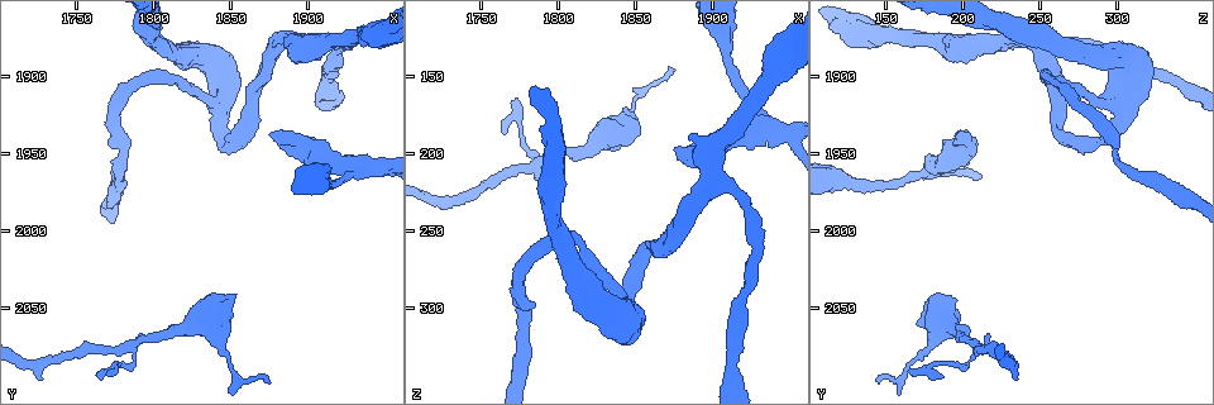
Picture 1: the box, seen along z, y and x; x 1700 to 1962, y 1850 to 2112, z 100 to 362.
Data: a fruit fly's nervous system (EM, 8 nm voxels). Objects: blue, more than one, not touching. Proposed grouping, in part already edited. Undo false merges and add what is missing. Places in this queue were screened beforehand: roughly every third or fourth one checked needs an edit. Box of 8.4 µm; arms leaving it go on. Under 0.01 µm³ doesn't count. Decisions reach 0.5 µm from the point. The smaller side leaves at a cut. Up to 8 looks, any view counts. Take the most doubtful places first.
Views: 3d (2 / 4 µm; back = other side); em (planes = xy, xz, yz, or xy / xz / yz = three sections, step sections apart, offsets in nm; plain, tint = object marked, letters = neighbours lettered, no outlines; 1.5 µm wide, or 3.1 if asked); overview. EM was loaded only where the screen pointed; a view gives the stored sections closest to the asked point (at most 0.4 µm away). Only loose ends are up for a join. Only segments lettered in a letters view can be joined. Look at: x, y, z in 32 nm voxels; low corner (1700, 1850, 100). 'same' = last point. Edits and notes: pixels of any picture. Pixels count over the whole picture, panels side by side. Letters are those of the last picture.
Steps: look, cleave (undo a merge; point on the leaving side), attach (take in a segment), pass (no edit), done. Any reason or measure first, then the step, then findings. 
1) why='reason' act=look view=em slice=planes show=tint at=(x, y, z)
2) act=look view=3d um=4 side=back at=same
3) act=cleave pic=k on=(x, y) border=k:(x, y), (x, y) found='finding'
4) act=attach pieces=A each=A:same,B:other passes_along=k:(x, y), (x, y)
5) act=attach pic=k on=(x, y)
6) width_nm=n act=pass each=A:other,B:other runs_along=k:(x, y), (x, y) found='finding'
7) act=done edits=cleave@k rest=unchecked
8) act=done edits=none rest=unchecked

why='small branch off a trunk' act=look view=em slice=xz step=8 show=tint at=(1844, 1916, 302)

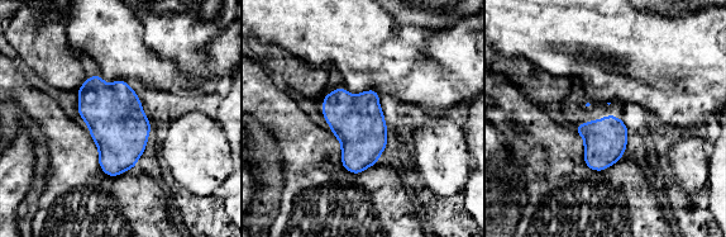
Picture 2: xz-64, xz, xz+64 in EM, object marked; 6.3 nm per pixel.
why='cut it another way' act=look view=em slice=planes show=letters at=same

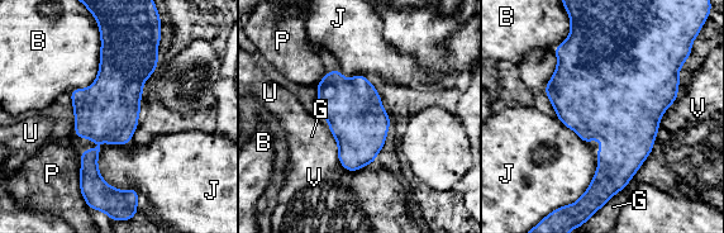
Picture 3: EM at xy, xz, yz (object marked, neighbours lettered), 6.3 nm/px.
width_nm=360 act=pass each=B:other,G:other,J:other,P:other,U:other,V:other border=3:(95, 17), (99, 74), (68, 91) found='one cell here'

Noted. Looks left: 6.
why='looks like a crossing' act=look view=3d um=2 at=(1930, 1960, 178)

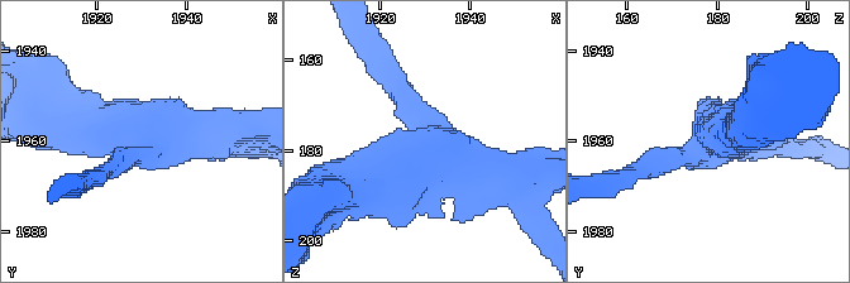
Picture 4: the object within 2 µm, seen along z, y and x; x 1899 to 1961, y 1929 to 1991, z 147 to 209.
arms=4 why='need the tissue' act=look view=em slice=planes show=plain at=(1932, 1958, 179)

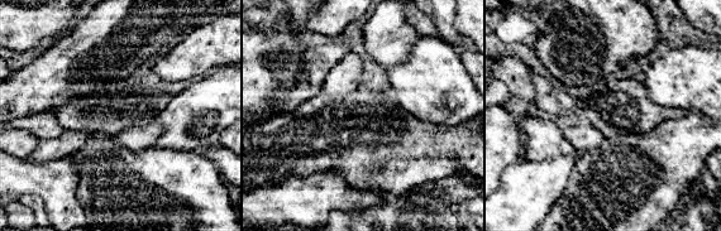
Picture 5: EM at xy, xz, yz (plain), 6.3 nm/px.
act=look view=em slice=planes show=letters at=same

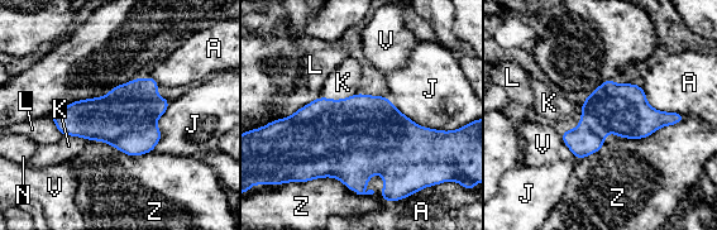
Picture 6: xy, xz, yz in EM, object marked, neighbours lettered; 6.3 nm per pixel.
width_nm=320 act=cleave pic=6 on=(139, 143) each=A:other,J:other,K:other,L:other,N:other,V:other,Z:other border=6:(153, 124), (105, 142) found='two cells meet here'

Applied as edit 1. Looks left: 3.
why='sharp bend' act=look view=em slice=planes show=letters at=(1784, 2074, 208)

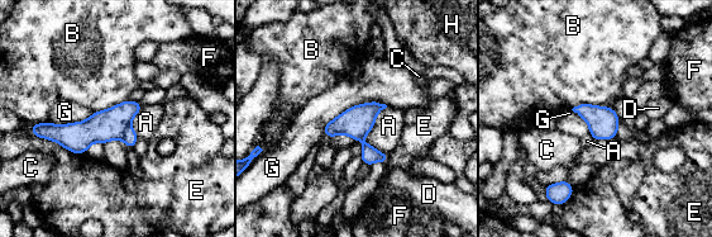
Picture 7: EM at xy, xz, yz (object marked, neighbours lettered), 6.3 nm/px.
longest_contact=G:460nm act=cleave pic=7 on=(129, 137) each=A:other,B:other,C:other,D:other,E:other,F:other,G:other,H:other border=7:(129, 124), (122, 138) found='two cells meet here'

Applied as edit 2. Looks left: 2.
act=done edits=cleave@6,cleave@7 rest=unchecked

